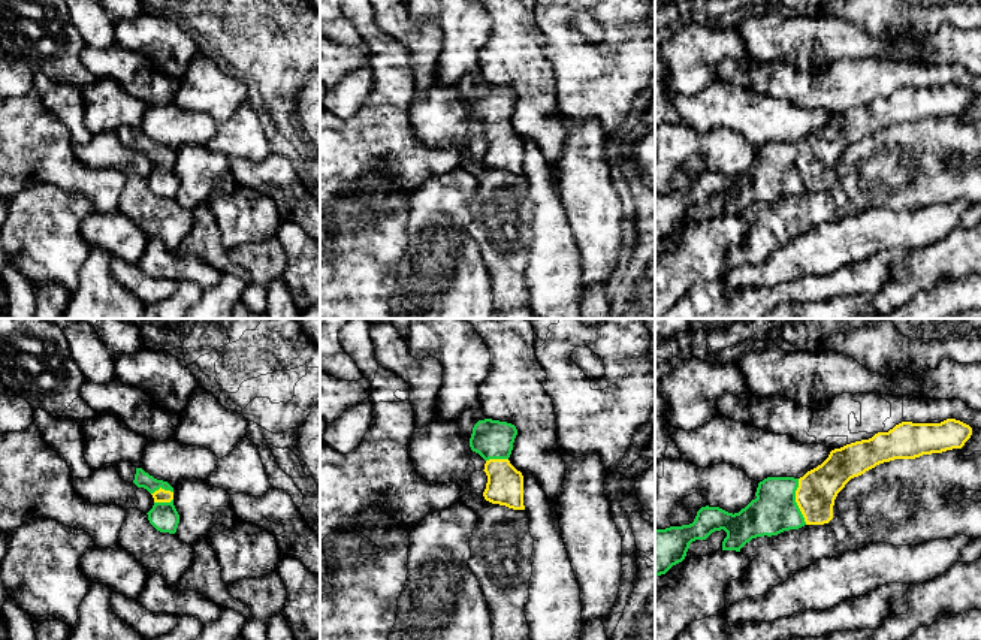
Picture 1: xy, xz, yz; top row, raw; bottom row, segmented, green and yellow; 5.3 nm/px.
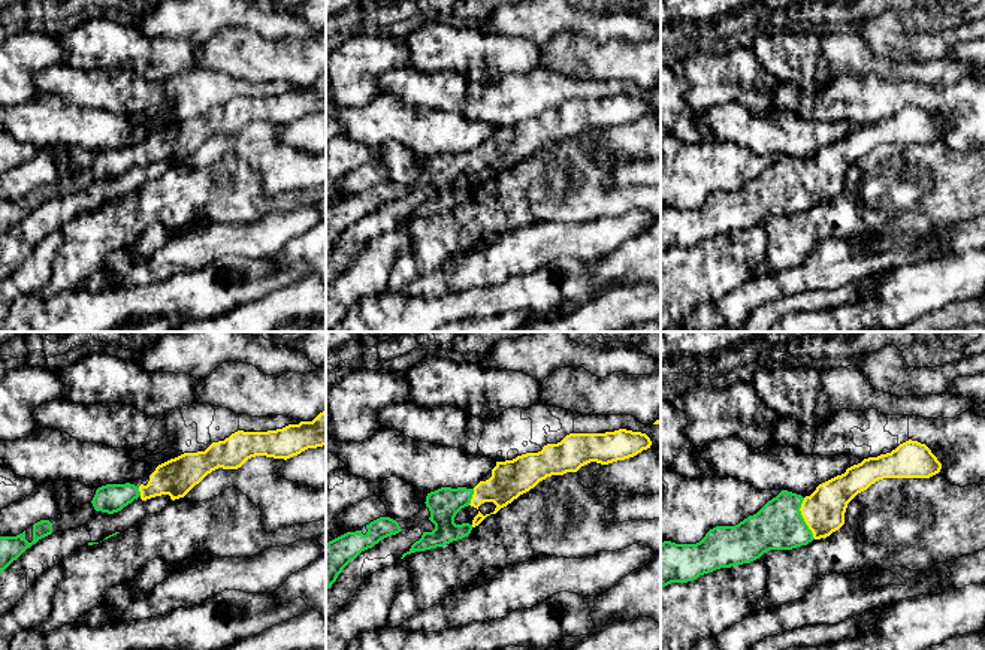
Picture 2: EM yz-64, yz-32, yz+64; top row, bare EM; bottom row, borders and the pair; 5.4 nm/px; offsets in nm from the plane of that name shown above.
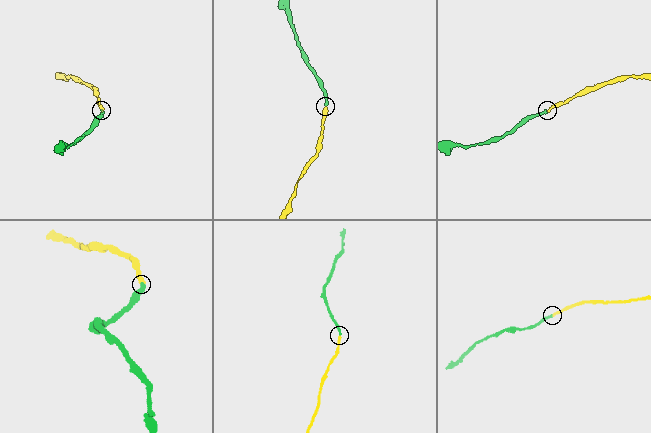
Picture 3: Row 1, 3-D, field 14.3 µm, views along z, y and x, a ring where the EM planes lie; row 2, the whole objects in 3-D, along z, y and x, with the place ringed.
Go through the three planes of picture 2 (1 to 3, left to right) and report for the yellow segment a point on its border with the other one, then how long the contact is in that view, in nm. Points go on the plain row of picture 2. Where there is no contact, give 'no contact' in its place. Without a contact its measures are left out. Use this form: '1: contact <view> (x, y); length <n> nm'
1: contact yz-64 (139, 157); length 50 nm
2: contact yz-32 (471, 162); length 90 nm
3: contact yz+64 (803, 184); length 240 nm

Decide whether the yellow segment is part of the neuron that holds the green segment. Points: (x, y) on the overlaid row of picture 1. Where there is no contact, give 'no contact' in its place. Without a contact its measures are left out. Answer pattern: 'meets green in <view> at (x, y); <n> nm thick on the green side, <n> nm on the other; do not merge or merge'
meets green in yz at (794, 501); 240 nm thick on the green side, 220 nm on the other; merge

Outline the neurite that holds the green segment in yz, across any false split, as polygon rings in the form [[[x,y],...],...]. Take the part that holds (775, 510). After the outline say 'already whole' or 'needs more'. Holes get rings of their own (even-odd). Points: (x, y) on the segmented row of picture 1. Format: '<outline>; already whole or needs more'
[[[956,419],[902,422],[888,432],[831,450],[821,465],[800,479],[767,477],[758,483],[757,498],[739,513],[706,505],[689,525],[655,529],[655,576],[682,562],[692,541],[706,540],[715,531],[727,532],[722,550],[740,552],[757,537],[828,523],[834,499],[851,479],[894,459],[962,449],[971,435],[972,428]]]; needs more

